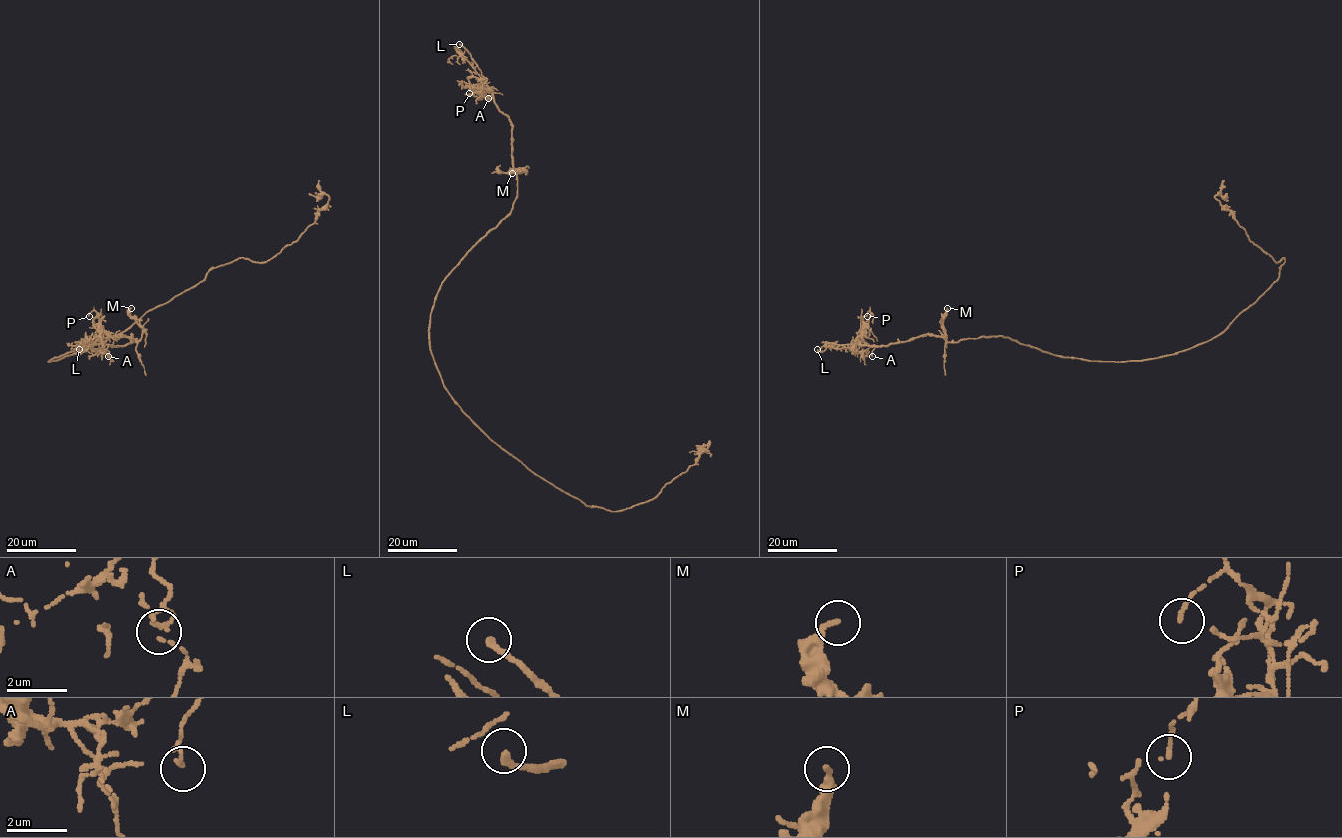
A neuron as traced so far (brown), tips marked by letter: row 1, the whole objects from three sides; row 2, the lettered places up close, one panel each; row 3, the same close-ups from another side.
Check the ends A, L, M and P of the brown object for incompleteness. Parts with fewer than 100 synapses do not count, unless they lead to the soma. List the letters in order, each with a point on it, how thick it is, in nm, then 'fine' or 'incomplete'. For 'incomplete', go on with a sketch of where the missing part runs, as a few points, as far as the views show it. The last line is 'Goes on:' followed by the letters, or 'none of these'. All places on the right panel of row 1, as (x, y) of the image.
A: (872, 356) | 100 nm | fine
L: (817, 349) | 200 nm | incomplete | (817, 349), (816, 352), (828, 352), (833, 348), (821, 329), (815, 307), (789, 282), (793, 267)
M: (947, 308) | 200 nm | fine
P: (867, 316) | 120 nm | fine
Goes on: L

